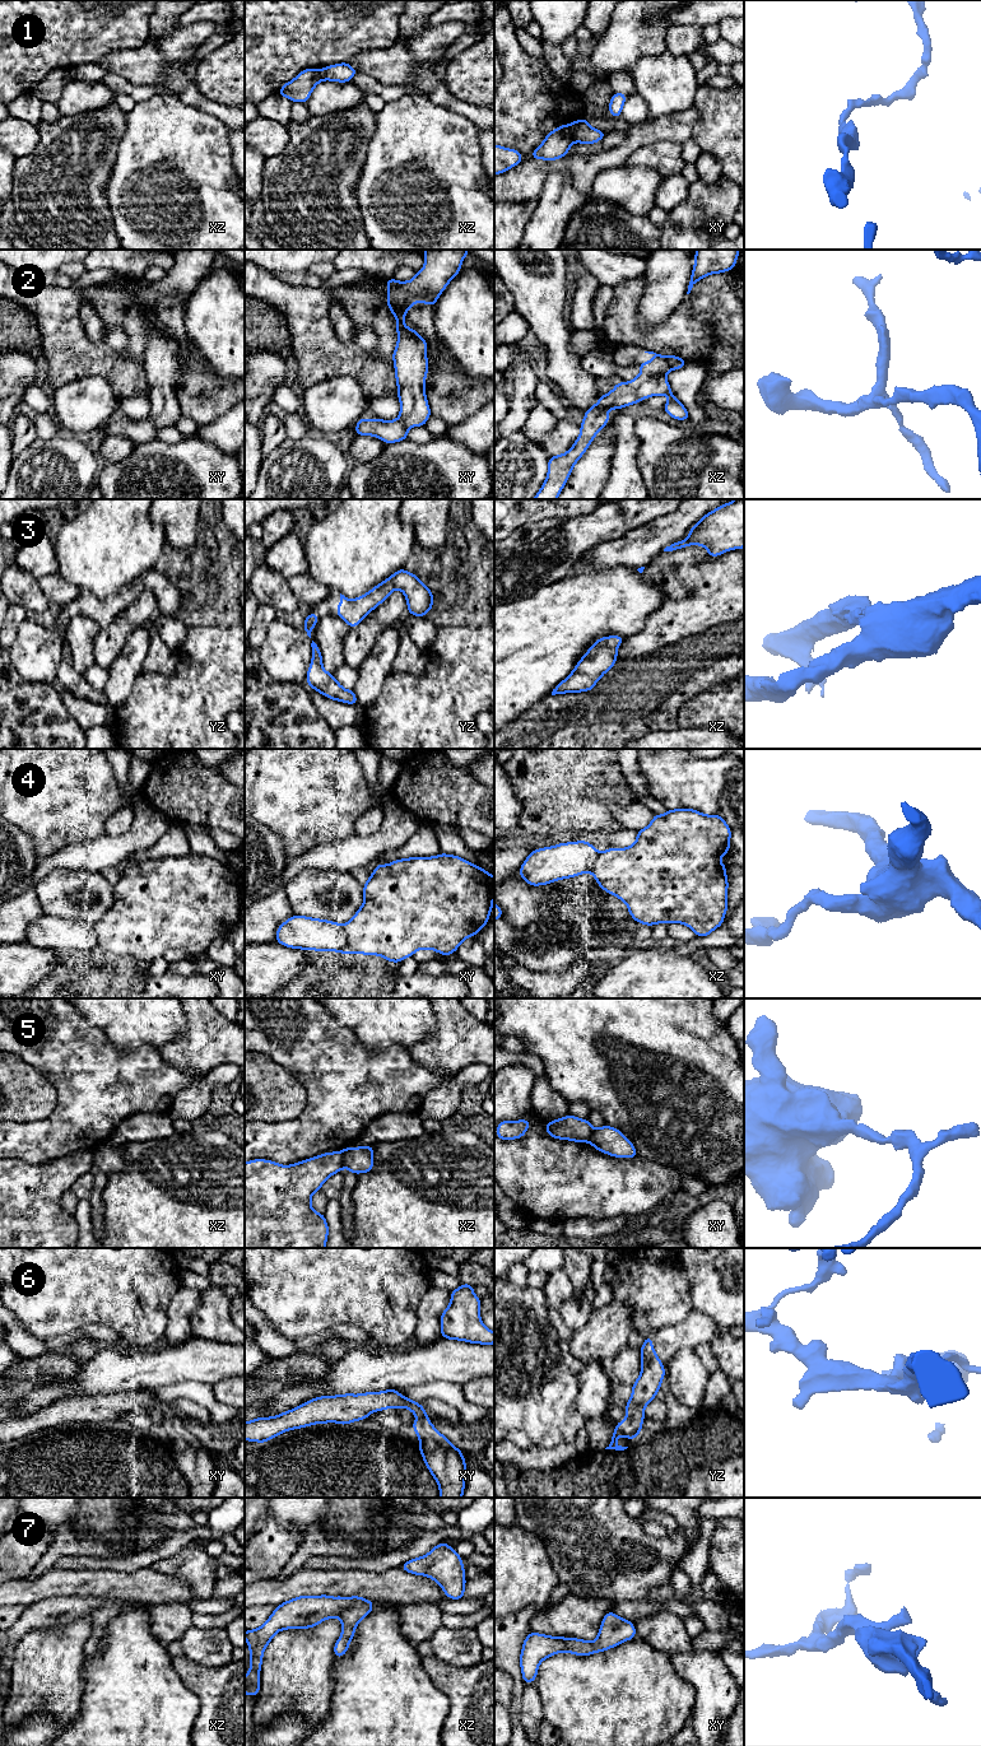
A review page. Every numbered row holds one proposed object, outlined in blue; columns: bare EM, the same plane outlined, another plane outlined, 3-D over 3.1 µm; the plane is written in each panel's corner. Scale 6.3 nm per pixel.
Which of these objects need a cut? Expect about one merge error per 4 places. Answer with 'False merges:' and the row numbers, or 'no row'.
False merges: 1, 4, 5

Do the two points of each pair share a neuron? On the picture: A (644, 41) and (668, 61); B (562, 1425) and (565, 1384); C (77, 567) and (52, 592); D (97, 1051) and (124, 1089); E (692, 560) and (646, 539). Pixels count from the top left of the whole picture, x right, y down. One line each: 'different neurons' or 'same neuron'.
A: different neurons
B: same neuron
C: different neurons
D: same neuron
E: different neurons

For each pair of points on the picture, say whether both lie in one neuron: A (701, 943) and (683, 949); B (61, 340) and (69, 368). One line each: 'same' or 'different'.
A: same
B: same

